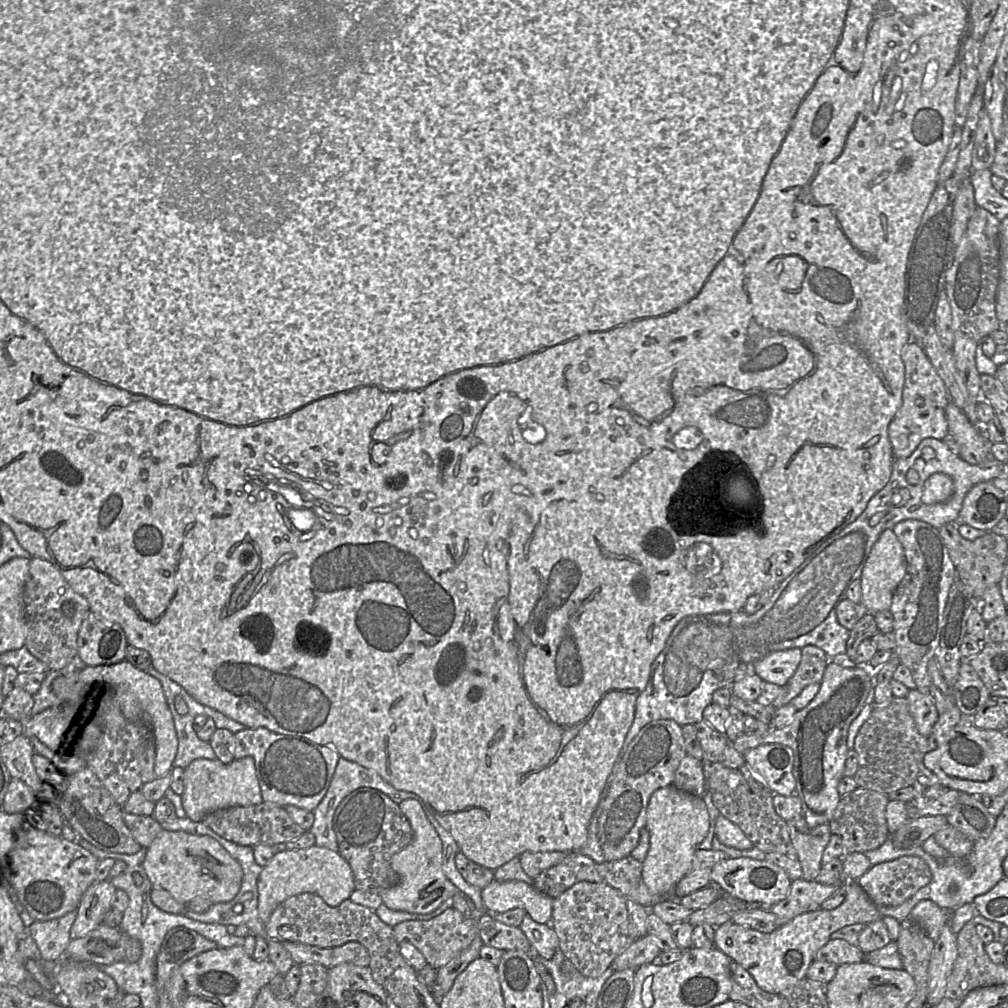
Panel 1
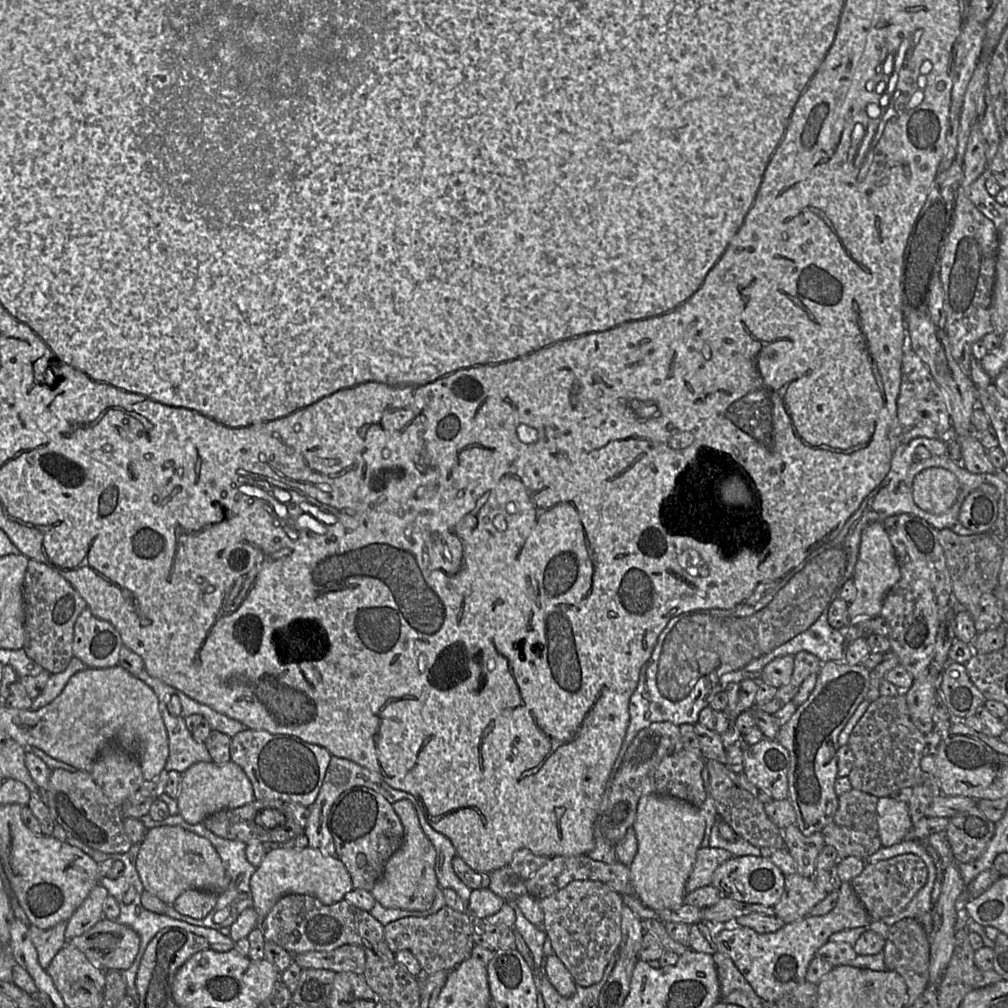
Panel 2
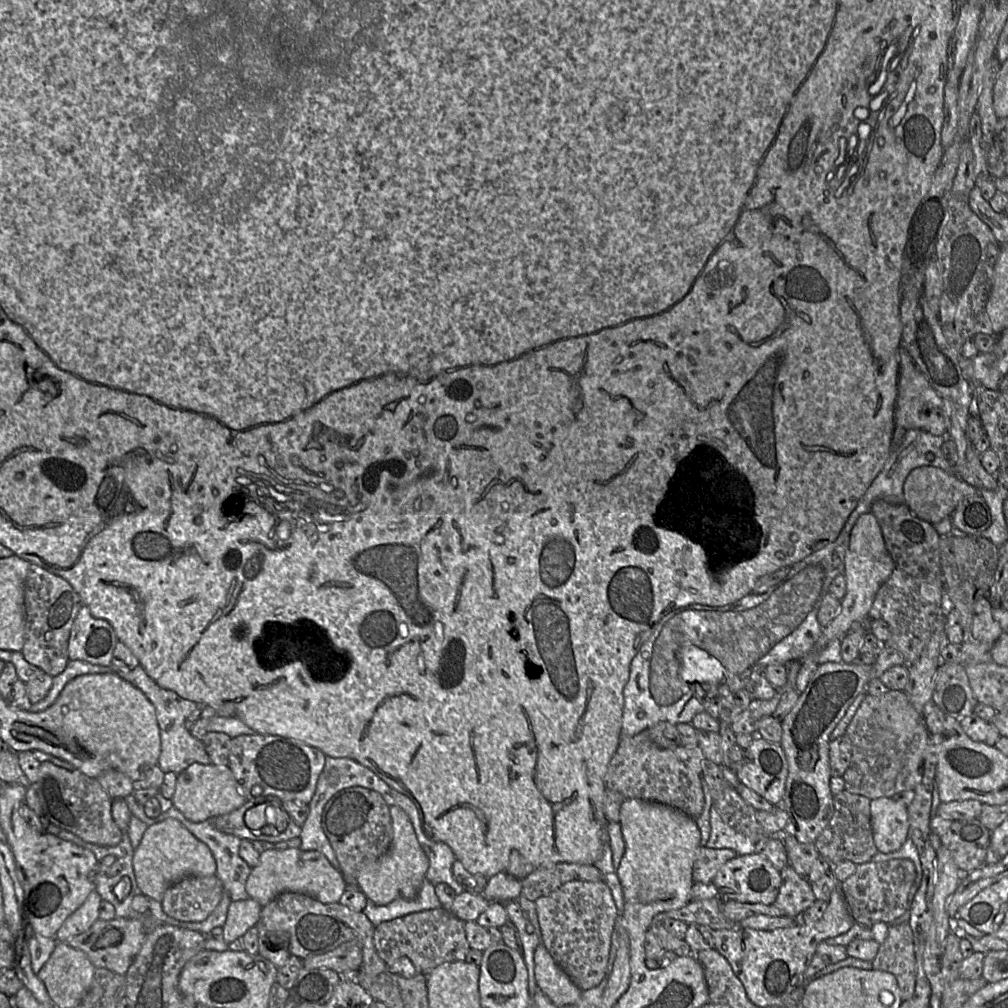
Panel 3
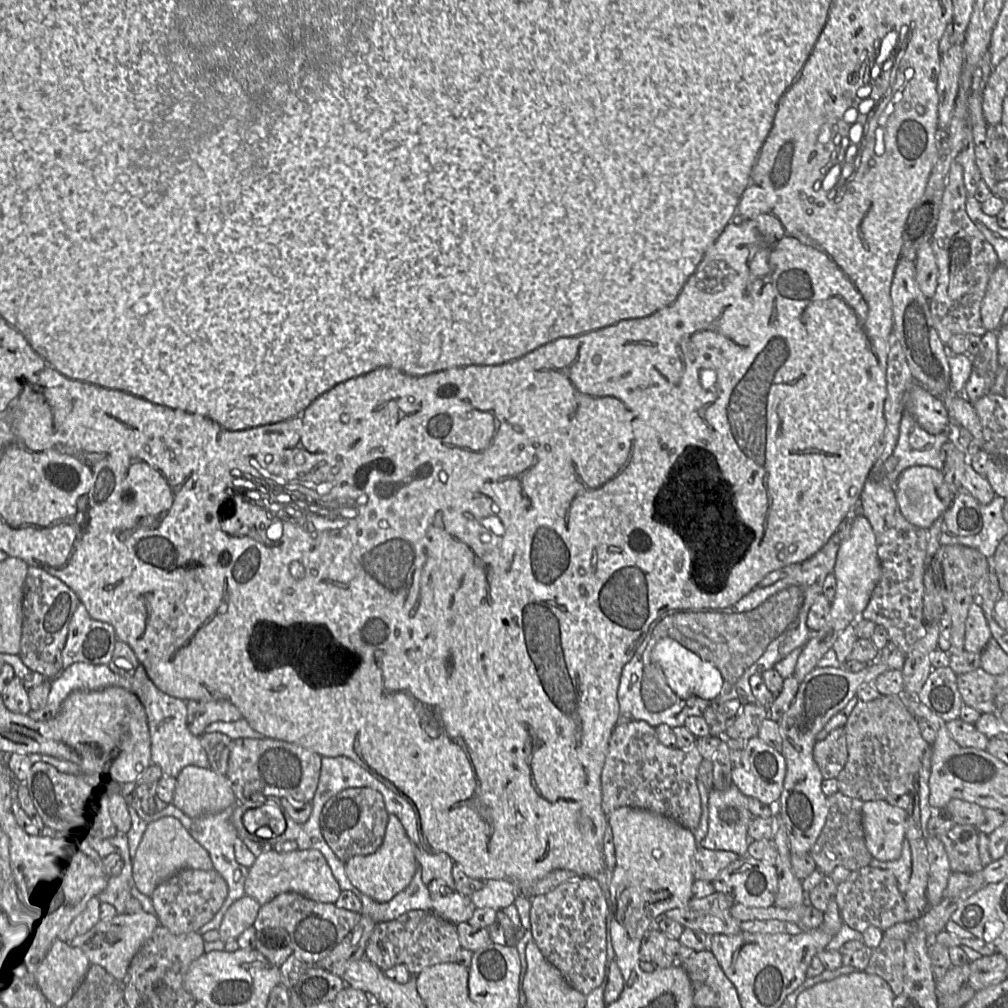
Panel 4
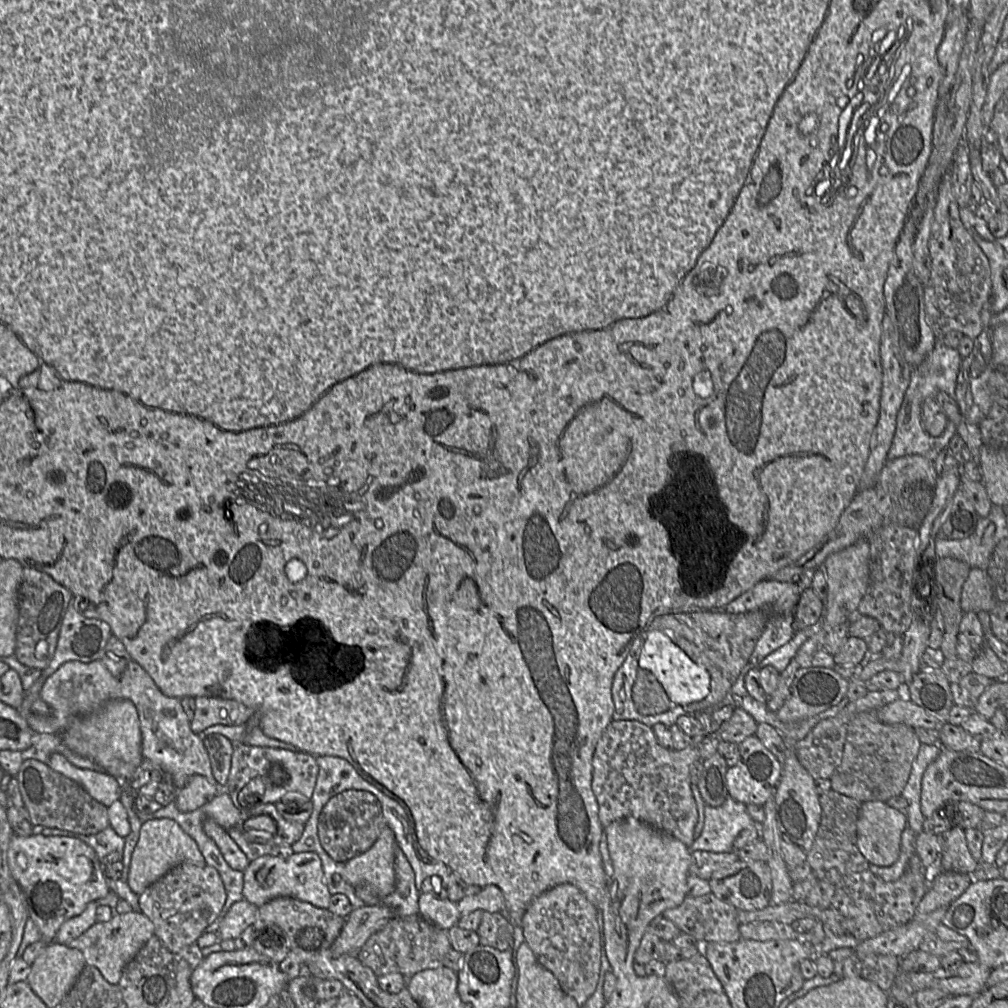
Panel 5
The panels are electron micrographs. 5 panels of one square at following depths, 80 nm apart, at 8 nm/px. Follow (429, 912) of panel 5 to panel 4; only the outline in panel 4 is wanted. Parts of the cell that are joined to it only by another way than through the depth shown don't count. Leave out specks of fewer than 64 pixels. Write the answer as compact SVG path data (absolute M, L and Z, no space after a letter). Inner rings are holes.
M453 892L448 896L431 896L432 910L443 919L457 925L468 922L476 910L469 896Z

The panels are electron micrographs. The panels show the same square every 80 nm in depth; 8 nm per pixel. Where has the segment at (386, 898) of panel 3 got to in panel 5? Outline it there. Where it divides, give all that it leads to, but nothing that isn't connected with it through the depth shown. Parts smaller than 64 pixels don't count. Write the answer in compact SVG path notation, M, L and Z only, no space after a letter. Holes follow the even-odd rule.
M385 825L370 849L344 863L341 877L354 888L368 887L378 897L385 897L395 889L394 869L396 839Z

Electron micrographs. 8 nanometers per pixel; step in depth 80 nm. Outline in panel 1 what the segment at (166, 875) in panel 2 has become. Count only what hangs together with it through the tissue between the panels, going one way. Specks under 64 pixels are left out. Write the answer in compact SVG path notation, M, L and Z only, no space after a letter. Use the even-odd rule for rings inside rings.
M162 830L146 848L142 867L153 887L168 891L176 901L182 904L187 904L196 897L209 899L213 904L230 902L238 894L243 878L241 865L219 842L210 836L184 831Z

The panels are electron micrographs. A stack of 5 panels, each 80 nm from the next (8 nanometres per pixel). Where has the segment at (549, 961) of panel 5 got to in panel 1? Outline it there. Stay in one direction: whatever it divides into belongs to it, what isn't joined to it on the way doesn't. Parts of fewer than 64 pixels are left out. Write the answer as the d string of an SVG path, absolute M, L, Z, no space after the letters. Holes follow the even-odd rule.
M581 881L553 899L551 926L559 939L559 950L565 959L584 977L603 974L635 939L629 932L627 899L620 891L605 883Z

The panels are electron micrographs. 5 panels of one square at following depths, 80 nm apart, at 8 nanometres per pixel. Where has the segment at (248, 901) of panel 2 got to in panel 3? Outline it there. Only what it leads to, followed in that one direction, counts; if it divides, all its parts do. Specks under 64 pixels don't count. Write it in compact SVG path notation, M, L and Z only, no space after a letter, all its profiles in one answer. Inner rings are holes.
M130 794L125 798L125 801L131 812L131 816L135 816L141 821L143 821L147 826L161 822L167 818L173 818L178 820L183 826L185 826L198 840L205 843L211 850L213 857L215 858L217 869L216 875L221 880L223 884L223 893L219 905L215 910L208 916L208 918L202 922L180 922L172 917L166 915L161 907L161 903L155 899L149 898L150 906L149 913L152 915L155 920L159 923L169 924L176 927L187 928L191 930L198 931L203 935L208 935L210 931L216 927L222 927L225 923L227 917L227 911L232 902L246 900L249 898L249 895L246 891L246 881L251 873L252 868L239 856L239 847L241 840L240 838L223 833L217 830L211 822L211 819L205 820L203 822L195 823L189 821L185 816L174 806L172 806L166 812L162 812L158 817L151 818L148 817L145 813L144 806L139 804L134 794Z

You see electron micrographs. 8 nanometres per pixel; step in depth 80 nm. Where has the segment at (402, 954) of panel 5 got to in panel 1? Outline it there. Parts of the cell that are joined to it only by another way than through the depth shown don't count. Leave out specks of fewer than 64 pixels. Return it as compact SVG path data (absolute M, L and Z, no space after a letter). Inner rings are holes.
M451 907L430 920L406 920L392 927L396 941L409 942L425 957L427 964L435 969L445 966L472 943L478 933L477 922Z

